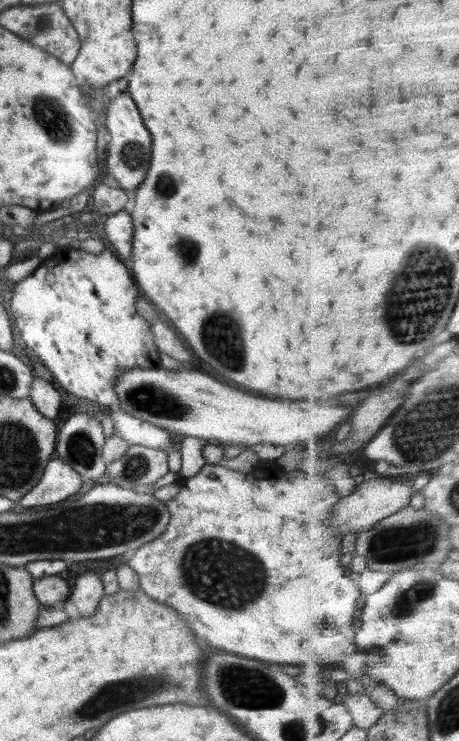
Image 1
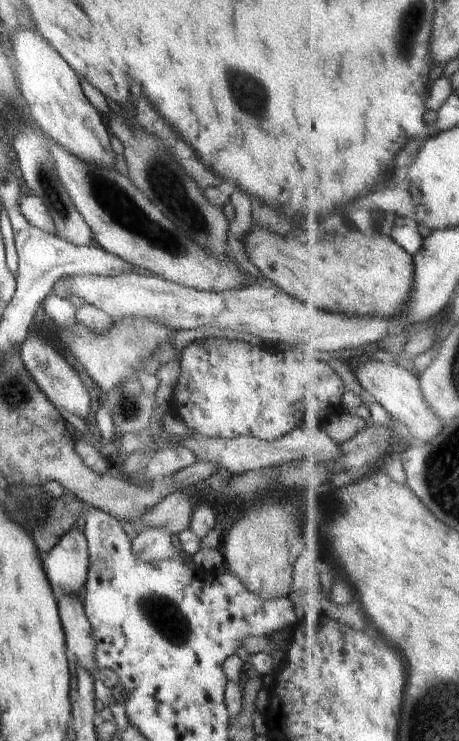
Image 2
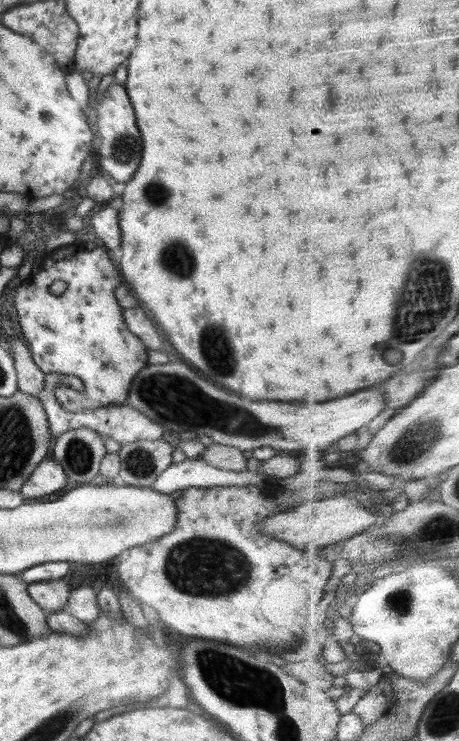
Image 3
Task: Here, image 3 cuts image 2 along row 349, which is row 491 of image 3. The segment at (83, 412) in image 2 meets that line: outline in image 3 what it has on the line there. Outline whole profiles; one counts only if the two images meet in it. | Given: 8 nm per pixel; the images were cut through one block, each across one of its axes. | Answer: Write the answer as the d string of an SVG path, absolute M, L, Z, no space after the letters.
M44 459L30 473L28 480L20 487L20 492L25 500L40 498L40 496L62 490L67 484L67 479L68 476L58 462Z

